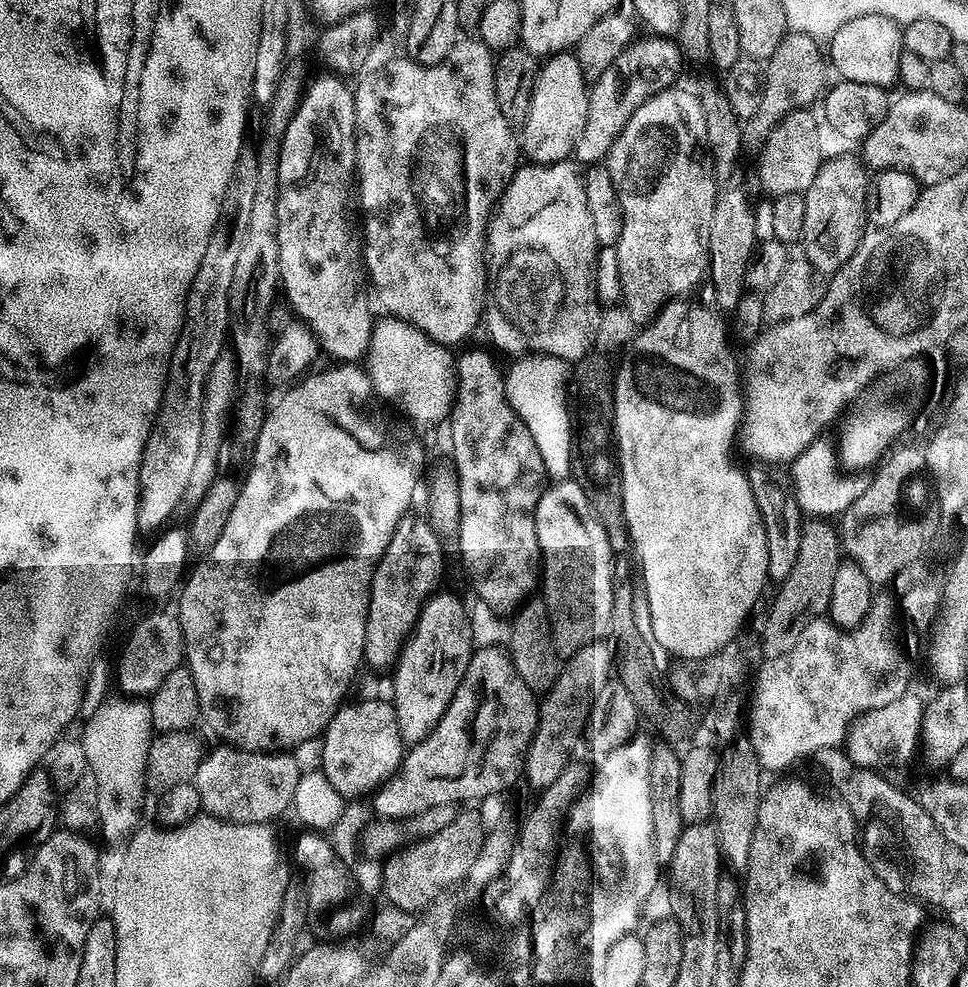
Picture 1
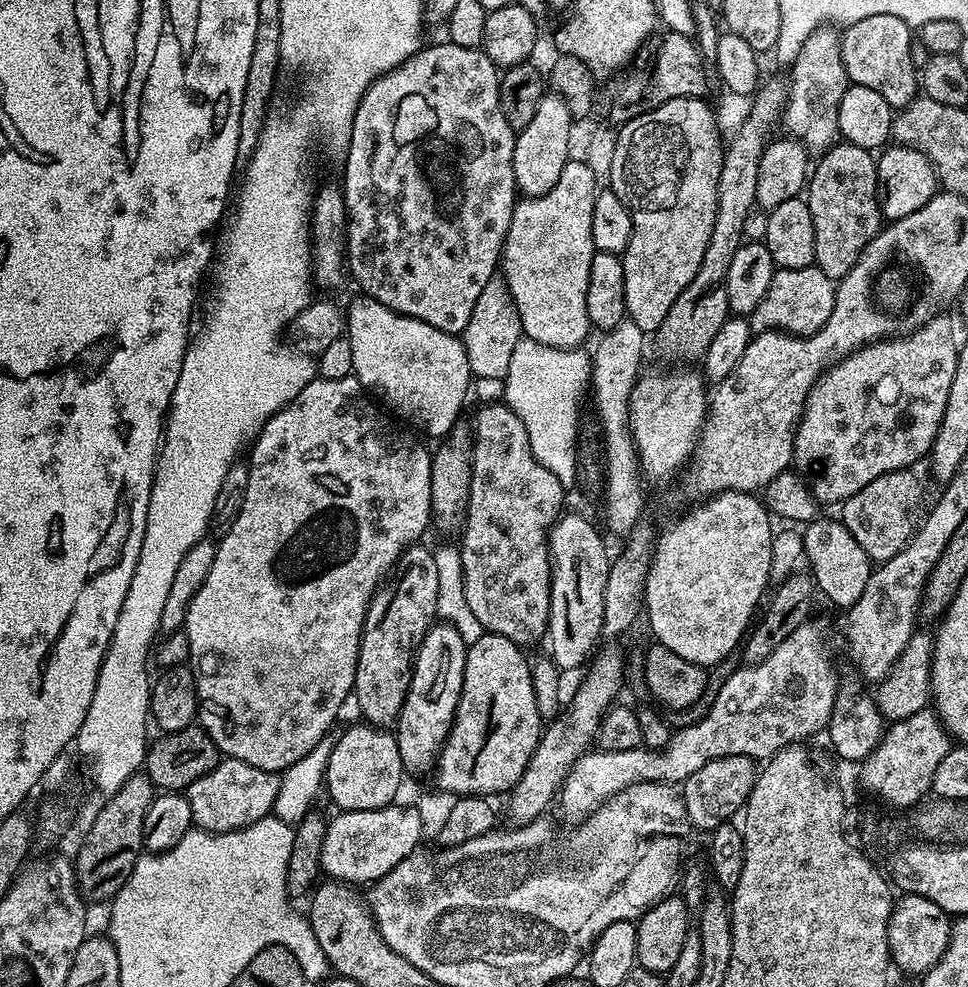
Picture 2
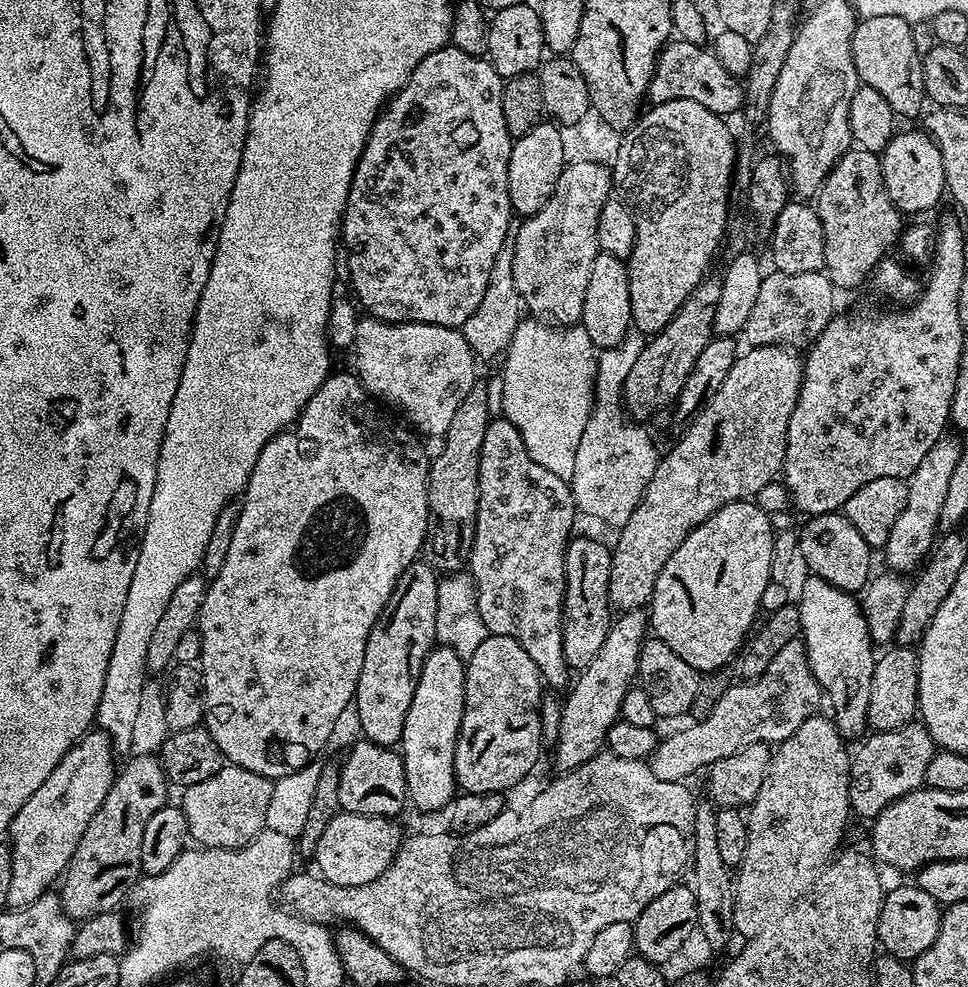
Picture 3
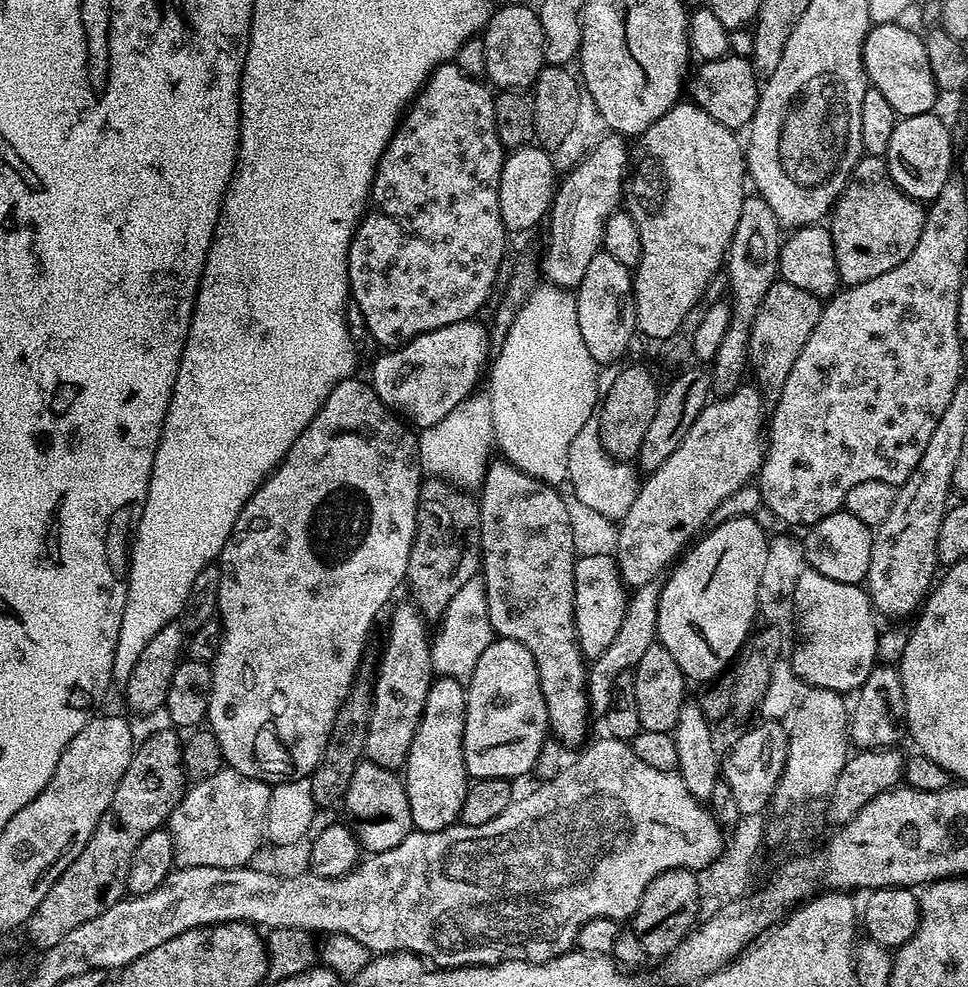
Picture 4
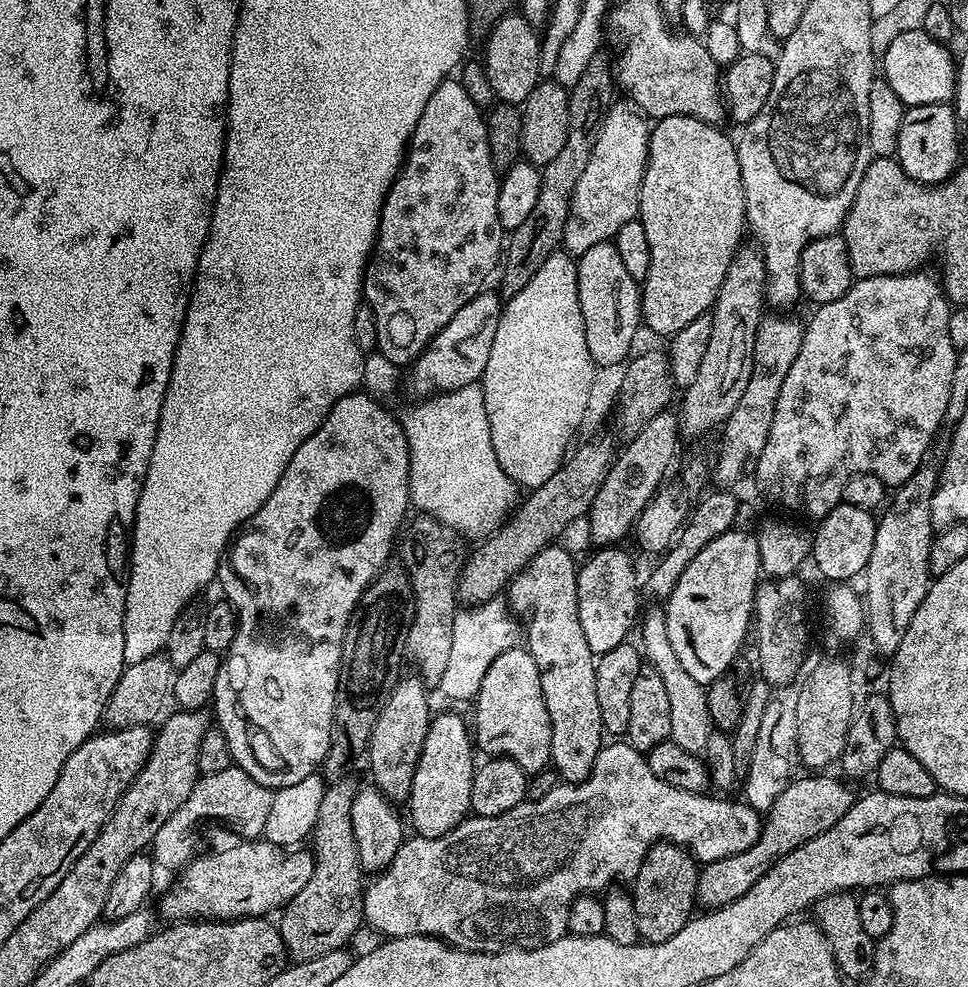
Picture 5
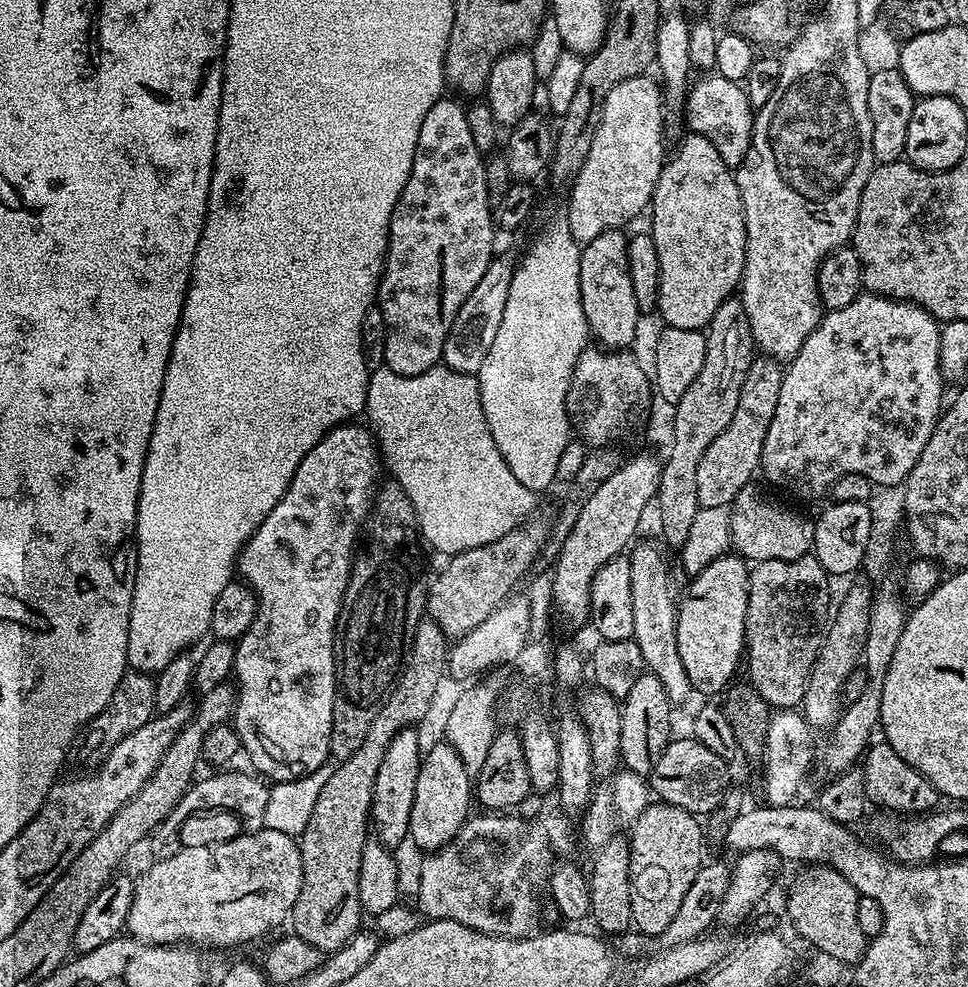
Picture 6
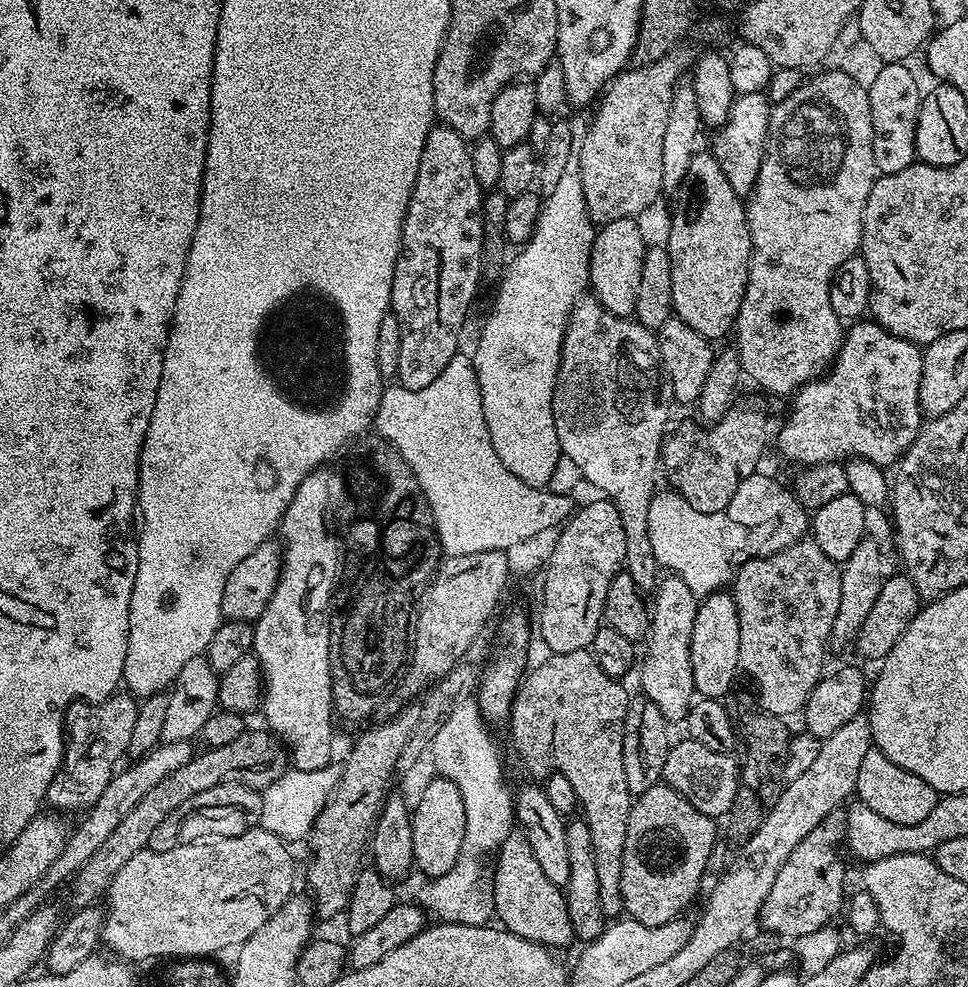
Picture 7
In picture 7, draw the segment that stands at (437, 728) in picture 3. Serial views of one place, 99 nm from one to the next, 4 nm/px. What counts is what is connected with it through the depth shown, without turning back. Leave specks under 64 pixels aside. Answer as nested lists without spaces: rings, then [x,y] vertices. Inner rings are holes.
[[[435,778],[429,782],[422,798],[411,809],[412,833],[414,834],[415,871],[421,872],[424,878],[435,878],[454,870],[454,862],[458,862],[458,854],[462,850],[462,842],[466,838],[466,806],[462,806],[462,794],[454,782],[443,778]]]

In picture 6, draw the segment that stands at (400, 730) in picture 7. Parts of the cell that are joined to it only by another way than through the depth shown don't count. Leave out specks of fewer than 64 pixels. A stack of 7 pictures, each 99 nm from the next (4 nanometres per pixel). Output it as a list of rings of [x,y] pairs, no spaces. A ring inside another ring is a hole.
[[[431,618],[421,619],[407,649],[406,663],[399,673],[396,687],[382,710],[378,710],[378,718],[370,722],[370,730],[366,730],[362,746],[358,746],[350,758],[339,761],[333,767],[326,786],[322,786],[318,802],[314,802],[310,822],[306,822],[306,830],[298,838],[302,858],[302,890],[292,907],[291,931],[320,952],[337,952],[351,936],[361,931],[358,870],[362,846],[370,839],[374,778],[378,778],[378,766],[382,766],[386,746],[390,746],[394,734],[417,725],[429,709],[434,690],[439,689],[438,682],[446,674],[449,651],[449,637]]]

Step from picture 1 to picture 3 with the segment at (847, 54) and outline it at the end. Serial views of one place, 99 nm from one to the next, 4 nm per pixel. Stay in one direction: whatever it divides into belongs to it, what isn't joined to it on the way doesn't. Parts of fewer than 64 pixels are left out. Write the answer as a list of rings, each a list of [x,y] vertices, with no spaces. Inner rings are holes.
[[[872,15],[863,17],[856,25],[852,39],[852,61],[861,83],[882,94],[896,111],[897,117],[916,116],[925,111],[924,62],[914,48],[912,24],[902,18]]]

